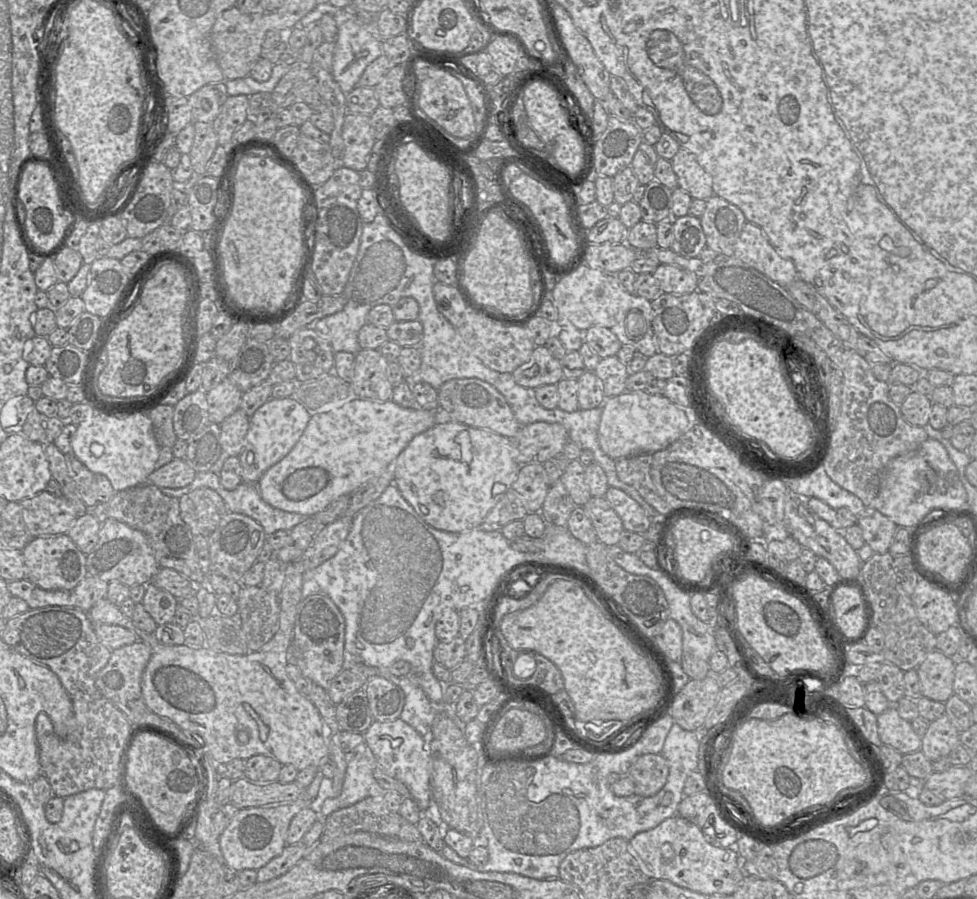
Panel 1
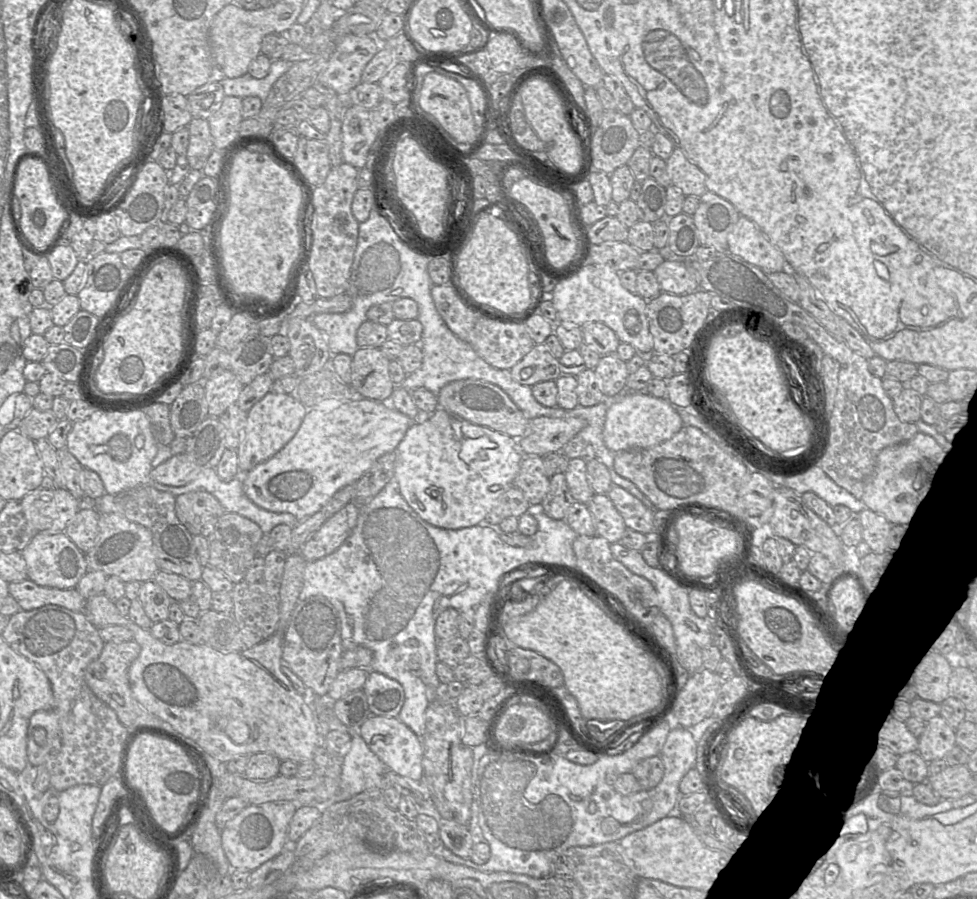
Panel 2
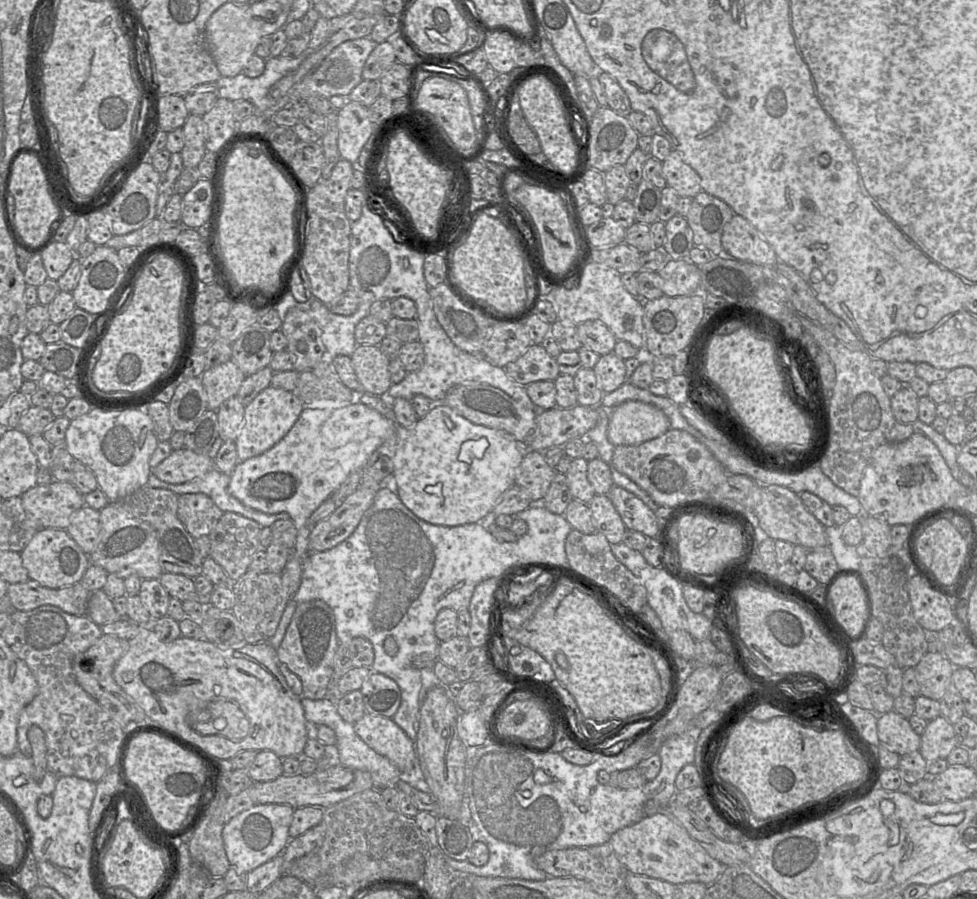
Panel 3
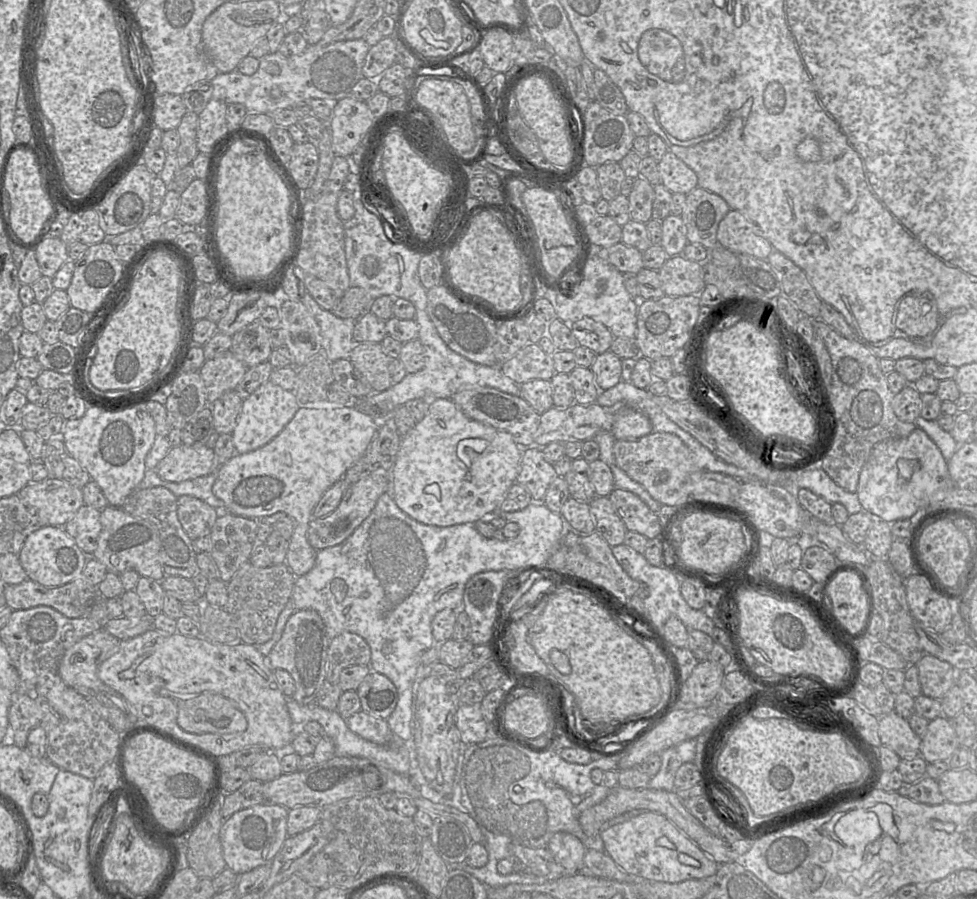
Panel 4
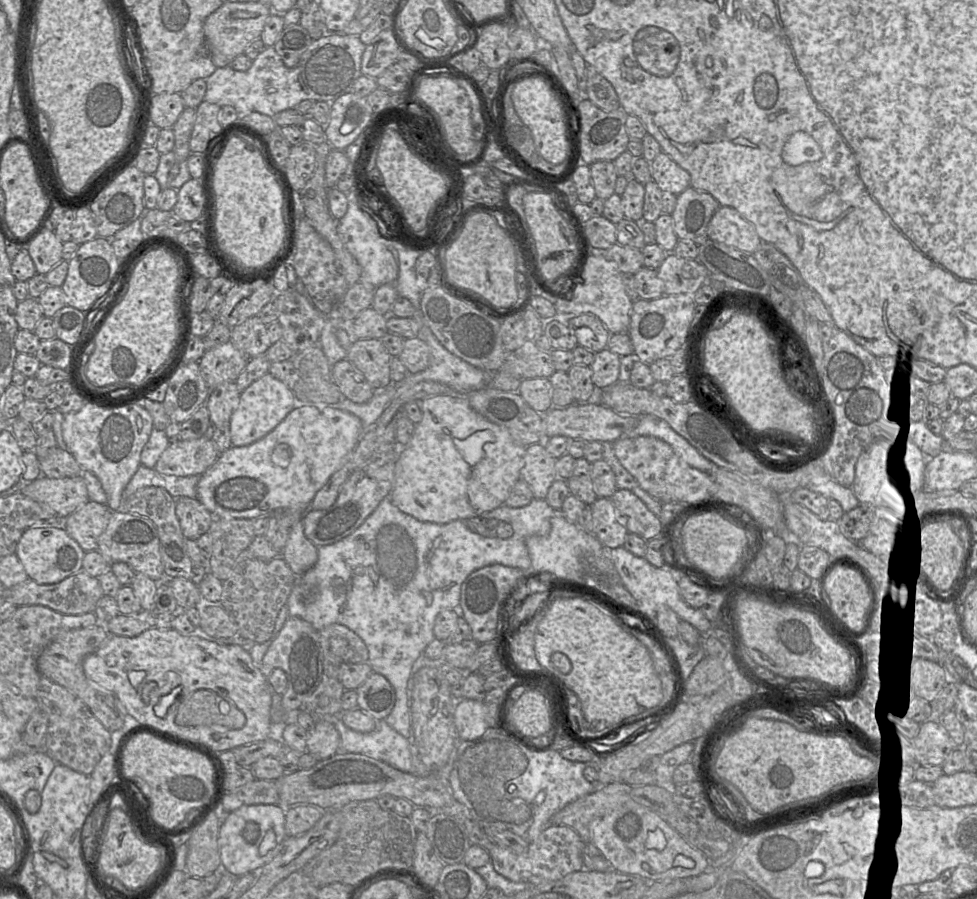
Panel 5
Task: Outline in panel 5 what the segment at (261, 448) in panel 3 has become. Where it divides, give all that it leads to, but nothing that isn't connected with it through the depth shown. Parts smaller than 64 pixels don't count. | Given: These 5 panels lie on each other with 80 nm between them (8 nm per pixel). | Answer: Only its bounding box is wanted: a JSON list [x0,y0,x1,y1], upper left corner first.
[229,372,294,446]

